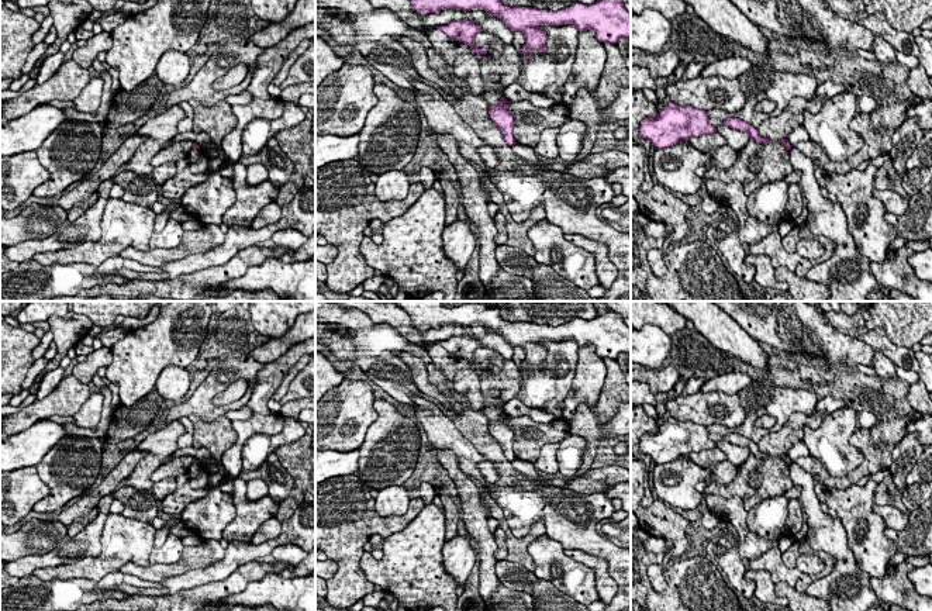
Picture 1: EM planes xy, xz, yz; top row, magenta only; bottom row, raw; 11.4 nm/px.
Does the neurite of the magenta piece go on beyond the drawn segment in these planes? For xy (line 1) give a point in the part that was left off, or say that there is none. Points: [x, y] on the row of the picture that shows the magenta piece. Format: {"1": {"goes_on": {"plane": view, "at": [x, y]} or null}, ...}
{"1": {"goes_on": null}}

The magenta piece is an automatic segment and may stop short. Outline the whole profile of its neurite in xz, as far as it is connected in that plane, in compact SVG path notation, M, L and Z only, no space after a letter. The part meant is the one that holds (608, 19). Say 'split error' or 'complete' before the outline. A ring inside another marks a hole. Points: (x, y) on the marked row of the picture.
complete | M408 0L420 13L439 13L443 8L472 11L483 8L489 15L498 17L512 32L521 31L525 44L521 48L524 59L534 55L531 49L545 52L546 32L541 24L573 24L579 31L593 30L600 42L617 44L619 38L631 38L631 14L621 0L597 0L593 4L576 3L562 10L538 10L532 7L511 7L501 0Z

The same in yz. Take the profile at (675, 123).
complete | M669 101L656 118L642 120L639 135L656 149L669 148L691 137L710 135L717 128L708 122L707 111Z

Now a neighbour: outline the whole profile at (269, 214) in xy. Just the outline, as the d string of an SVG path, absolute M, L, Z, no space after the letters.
M273 201L273 203L269 203L267 206L265 206L258 213L258 215L252 221L251 227L253 229L259 229L265 225L277 222L280 220L280 217L282 217L282 207L276 201Z

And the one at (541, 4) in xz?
M501 0L501 1L511 7L521 6L521 7L532 7L538 10L562 10L576 3L593 4L597 0Z

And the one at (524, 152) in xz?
M515 144L515 145L511 145L510 148L511 148L514 155L517 155L519 159L529 162L532 165L545 166L545 168L548 168L549 170L553 170L553 172L566 172L567 170L567 166L562 165L559 162L546 163L543 160L539 160L536 158L534 148L531 148L528 145Z

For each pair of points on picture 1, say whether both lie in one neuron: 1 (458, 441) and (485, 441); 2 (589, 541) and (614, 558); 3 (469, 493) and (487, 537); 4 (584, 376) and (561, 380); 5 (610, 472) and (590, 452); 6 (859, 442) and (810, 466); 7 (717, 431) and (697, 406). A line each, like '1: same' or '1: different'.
1: different
2: same
3: same
4: different
5: different
6: same
7: different

